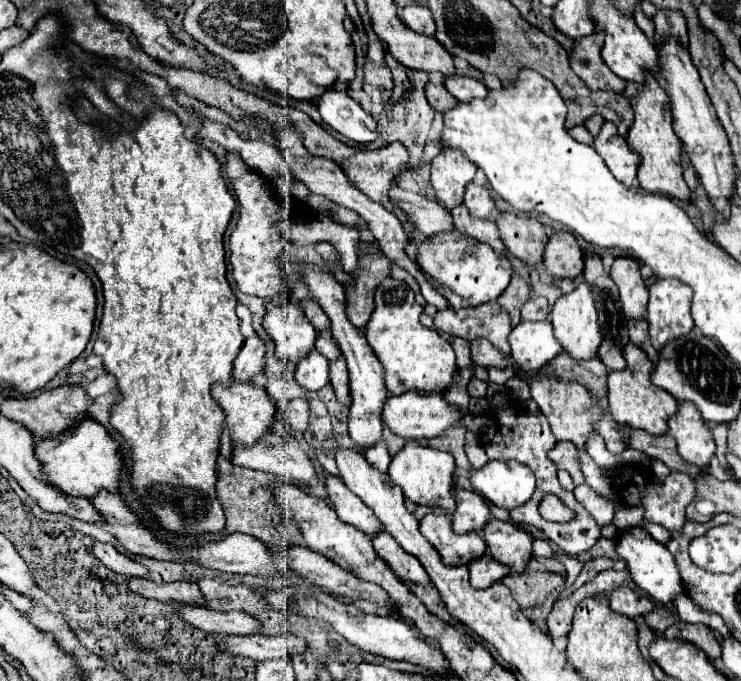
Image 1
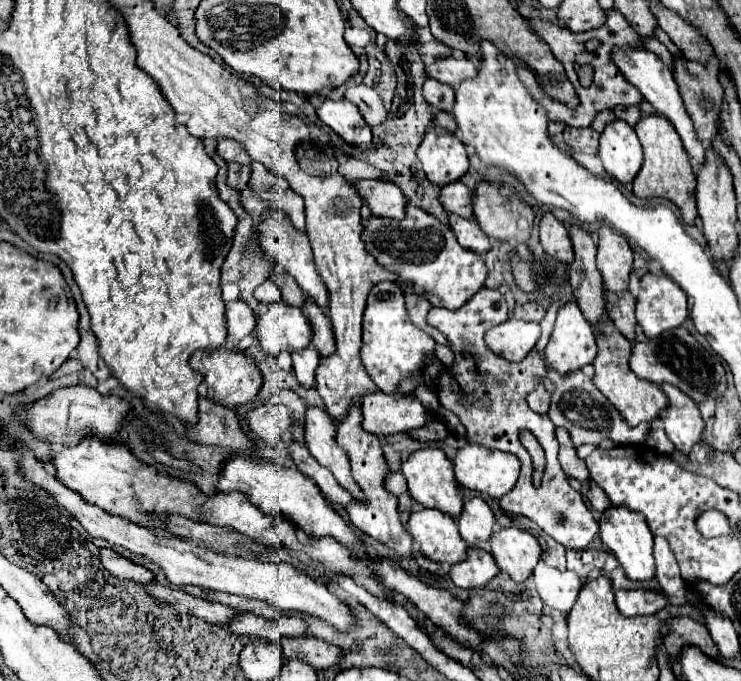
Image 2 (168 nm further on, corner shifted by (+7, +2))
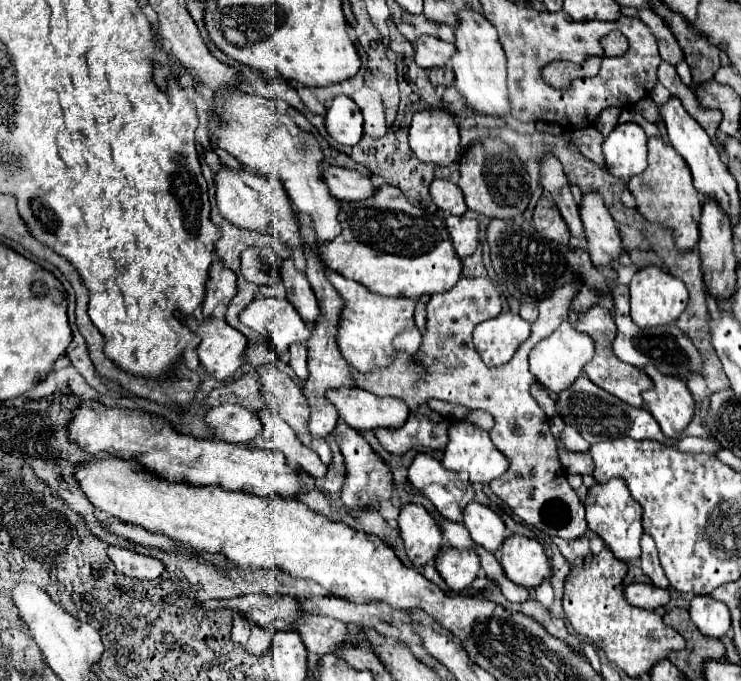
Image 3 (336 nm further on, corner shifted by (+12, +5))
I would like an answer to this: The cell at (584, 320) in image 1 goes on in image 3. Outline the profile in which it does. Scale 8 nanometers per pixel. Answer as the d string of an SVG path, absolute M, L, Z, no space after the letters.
M564 321L550 337L542 339L532 349L532 353L530 353L530 373L546 389L550 389L554 393L560 393L566 387L570 387L582 375L582 367L592 355L594 355L592 339L584 333L578 333L568 321Z

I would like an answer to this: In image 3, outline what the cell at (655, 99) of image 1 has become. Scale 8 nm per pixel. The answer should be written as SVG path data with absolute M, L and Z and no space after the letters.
M650 137L648 139L648 167L628 181L628 189L636 199L636 209L650 223L658 223L668 229L676 241L678 251L690 251L700 239L698 223L702 215L700 193L692 187L692 175L684 159L670 147L668 141Z

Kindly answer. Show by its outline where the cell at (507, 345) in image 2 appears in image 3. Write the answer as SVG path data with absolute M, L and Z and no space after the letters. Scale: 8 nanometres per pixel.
M508 311L474 329L474 347L488 367L496 367L508 363L528 335L530 325L520 315Z

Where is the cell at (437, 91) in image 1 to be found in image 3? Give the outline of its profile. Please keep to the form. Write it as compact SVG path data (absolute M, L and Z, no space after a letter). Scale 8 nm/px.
M442 65L442 67L434 67L432 71L430 71L430 83L434 85L434 87L440 87L440 85L452 85L454 83L454 71L452 71L452 67L448 67L448 65Z

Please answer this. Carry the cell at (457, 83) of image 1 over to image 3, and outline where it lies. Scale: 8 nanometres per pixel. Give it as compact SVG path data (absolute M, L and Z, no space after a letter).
M420 35L416 39L416 63L424 69L448 65L454 55L454 45L432 35Z

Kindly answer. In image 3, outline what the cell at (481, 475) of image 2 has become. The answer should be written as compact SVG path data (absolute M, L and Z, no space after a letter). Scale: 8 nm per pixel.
M456 421L450 425L442 463L450 471L466 471L470 475L470 481L480 485L490 483L492 479L500 477L508 469L508 459L504 459L504 455L494 447L494 443L490 441L490 435L468 421Z

